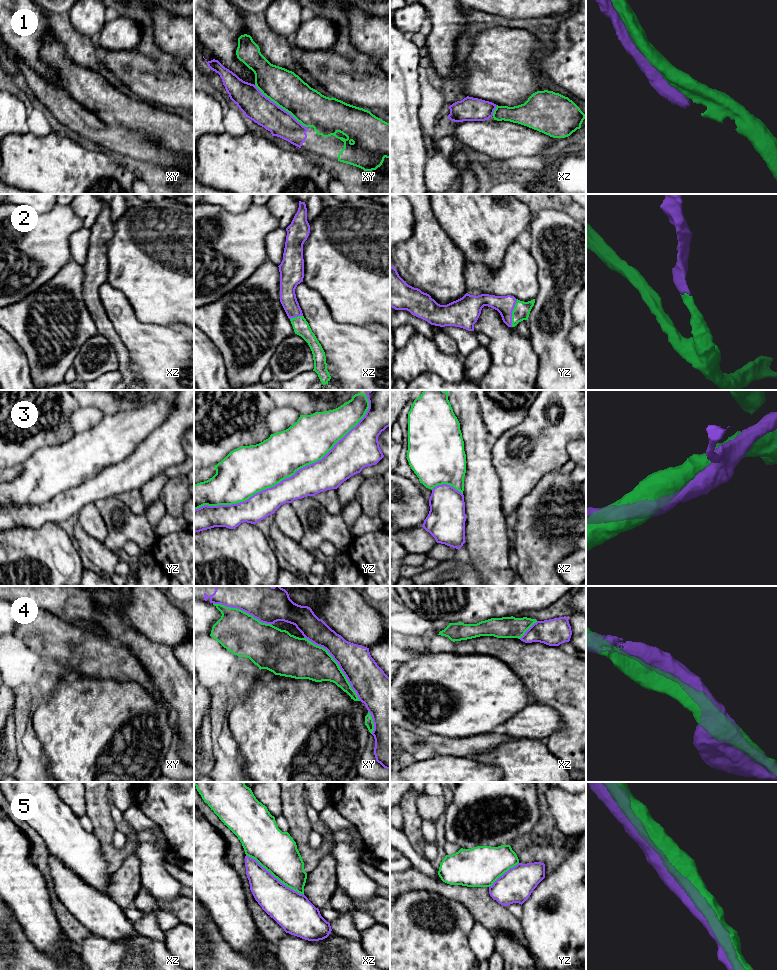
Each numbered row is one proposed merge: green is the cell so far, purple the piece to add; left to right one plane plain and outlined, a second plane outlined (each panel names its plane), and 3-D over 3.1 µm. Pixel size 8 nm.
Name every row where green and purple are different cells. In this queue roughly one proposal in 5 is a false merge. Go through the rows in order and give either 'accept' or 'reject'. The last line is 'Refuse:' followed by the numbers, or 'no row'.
1: accept
2: accept
3: accept
4: accept
5: reject
Refuse: 5

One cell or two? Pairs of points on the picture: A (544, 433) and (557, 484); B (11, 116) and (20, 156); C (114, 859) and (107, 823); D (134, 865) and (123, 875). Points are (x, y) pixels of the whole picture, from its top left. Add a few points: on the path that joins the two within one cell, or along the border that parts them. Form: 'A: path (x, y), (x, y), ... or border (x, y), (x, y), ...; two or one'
A: border (557, 469), (547, 472), (535, 484); two
B: border (28, 131), (10, 134); two
C: path (108, 850), (107, 832); one
D: path (131, 868), (126, 873); one

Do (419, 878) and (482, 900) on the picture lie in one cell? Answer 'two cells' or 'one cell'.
one cell

